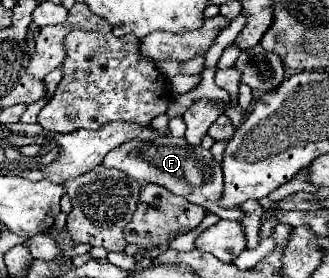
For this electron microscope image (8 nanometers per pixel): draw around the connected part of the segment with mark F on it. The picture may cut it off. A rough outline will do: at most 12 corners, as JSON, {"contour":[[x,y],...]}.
{"contour":[[163,136],[109,152],[107,168],[159,184],[227,220],[211,150]]}

